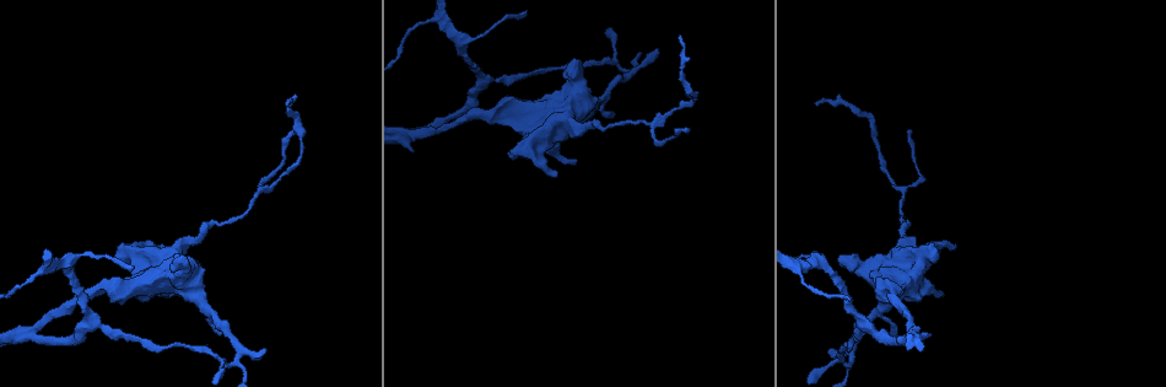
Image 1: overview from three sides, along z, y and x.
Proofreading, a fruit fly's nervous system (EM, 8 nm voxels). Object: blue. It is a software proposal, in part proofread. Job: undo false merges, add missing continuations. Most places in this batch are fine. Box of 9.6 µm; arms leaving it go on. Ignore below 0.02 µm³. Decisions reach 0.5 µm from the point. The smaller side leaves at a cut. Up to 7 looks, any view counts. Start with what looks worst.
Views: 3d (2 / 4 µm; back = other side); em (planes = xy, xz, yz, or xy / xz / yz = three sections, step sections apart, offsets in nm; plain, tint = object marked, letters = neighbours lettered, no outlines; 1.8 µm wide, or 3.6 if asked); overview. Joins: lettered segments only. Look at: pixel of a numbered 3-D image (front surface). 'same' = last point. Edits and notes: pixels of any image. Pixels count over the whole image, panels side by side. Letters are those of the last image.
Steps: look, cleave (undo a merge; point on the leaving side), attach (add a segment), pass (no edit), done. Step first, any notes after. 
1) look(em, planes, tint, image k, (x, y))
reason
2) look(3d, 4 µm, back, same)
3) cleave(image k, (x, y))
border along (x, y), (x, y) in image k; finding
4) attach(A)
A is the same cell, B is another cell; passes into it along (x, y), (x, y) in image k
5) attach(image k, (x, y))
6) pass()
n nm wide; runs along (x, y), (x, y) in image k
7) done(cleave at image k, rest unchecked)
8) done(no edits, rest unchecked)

look(em, yz, step 8, tint, image 1, (427, 131))

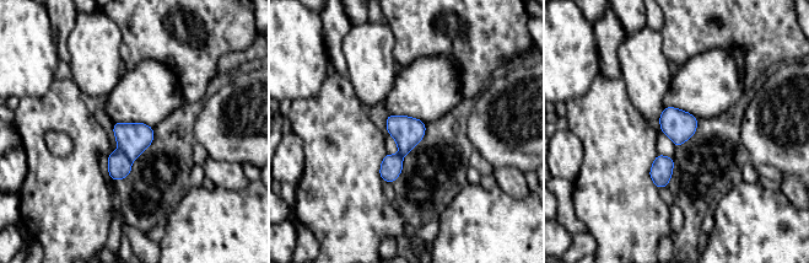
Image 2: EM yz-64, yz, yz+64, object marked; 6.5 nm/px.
look(em, xy, step 4, letters, same)
another direction

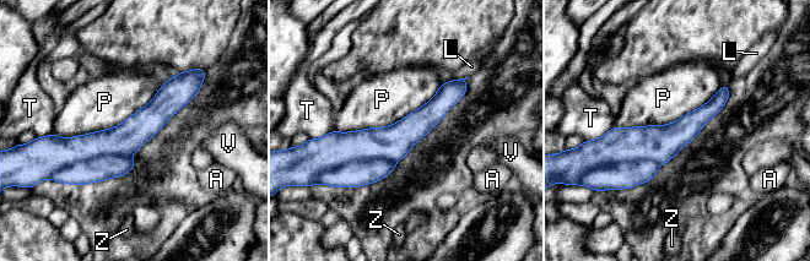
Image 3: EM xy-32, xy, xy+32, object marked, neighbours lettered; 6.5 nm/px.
cleave(image 3, (98, 169))
240 nm wide; P touches over 800 nm; A, L, P, T, V and Z are other cells; two cells meet here

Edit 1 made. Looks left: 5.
look(overview)
see it whole again

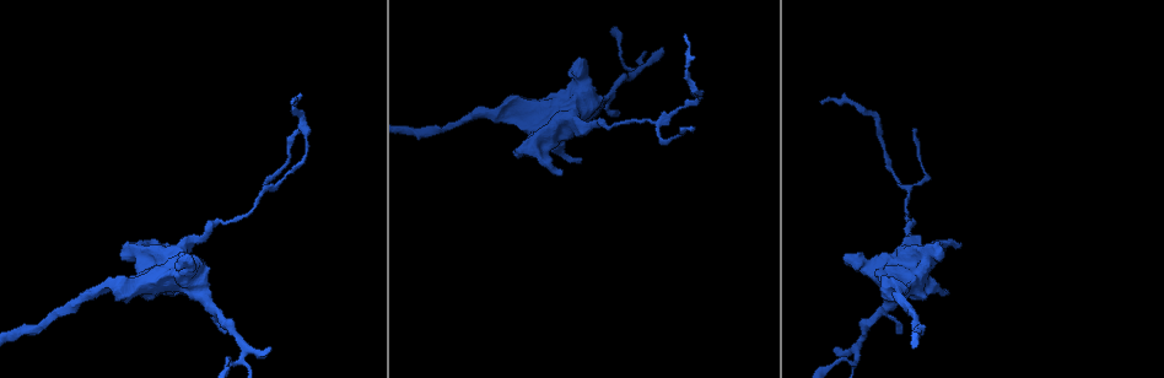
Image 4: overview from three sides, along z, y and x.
look(3d, 4 µm, image 4, (834, 348))

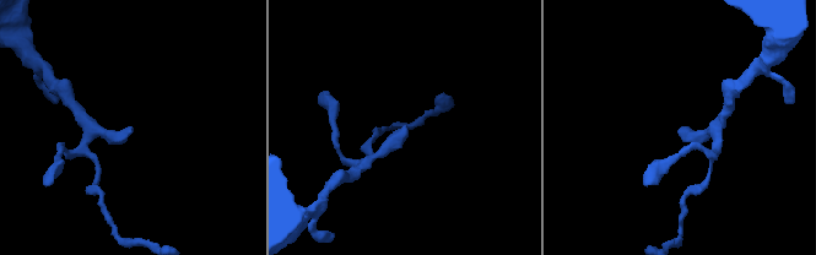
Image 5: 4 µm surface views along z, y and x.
look(em, xy, step 4, tint, image 5, (131, 130))
now the EM

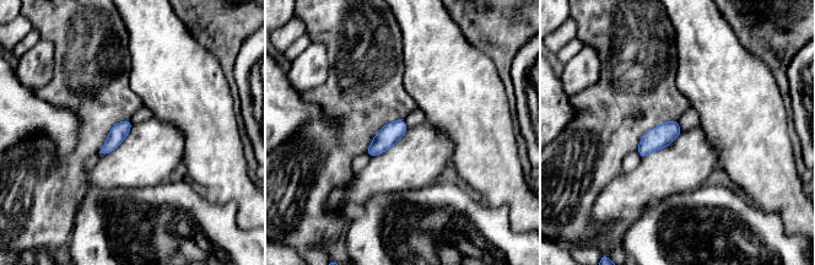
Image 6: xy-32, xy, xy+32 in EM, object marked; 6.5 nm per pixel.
look(em, planes, letters, same)
another direction

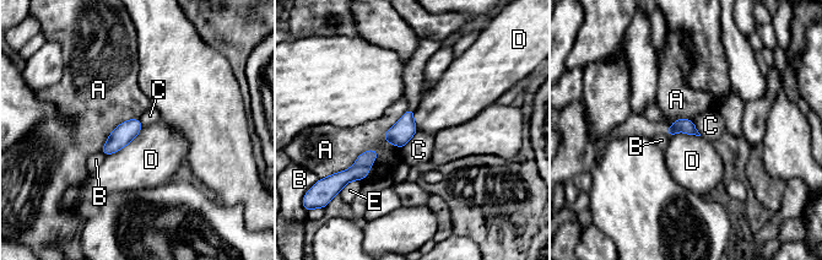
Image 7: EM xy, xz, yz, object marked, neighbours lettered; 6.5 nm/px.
pass()
100 nm wide; A, B, C, D and E are other cells; none of them fits

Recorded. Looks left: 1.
done(cleave at image 3, rest unchecked)

